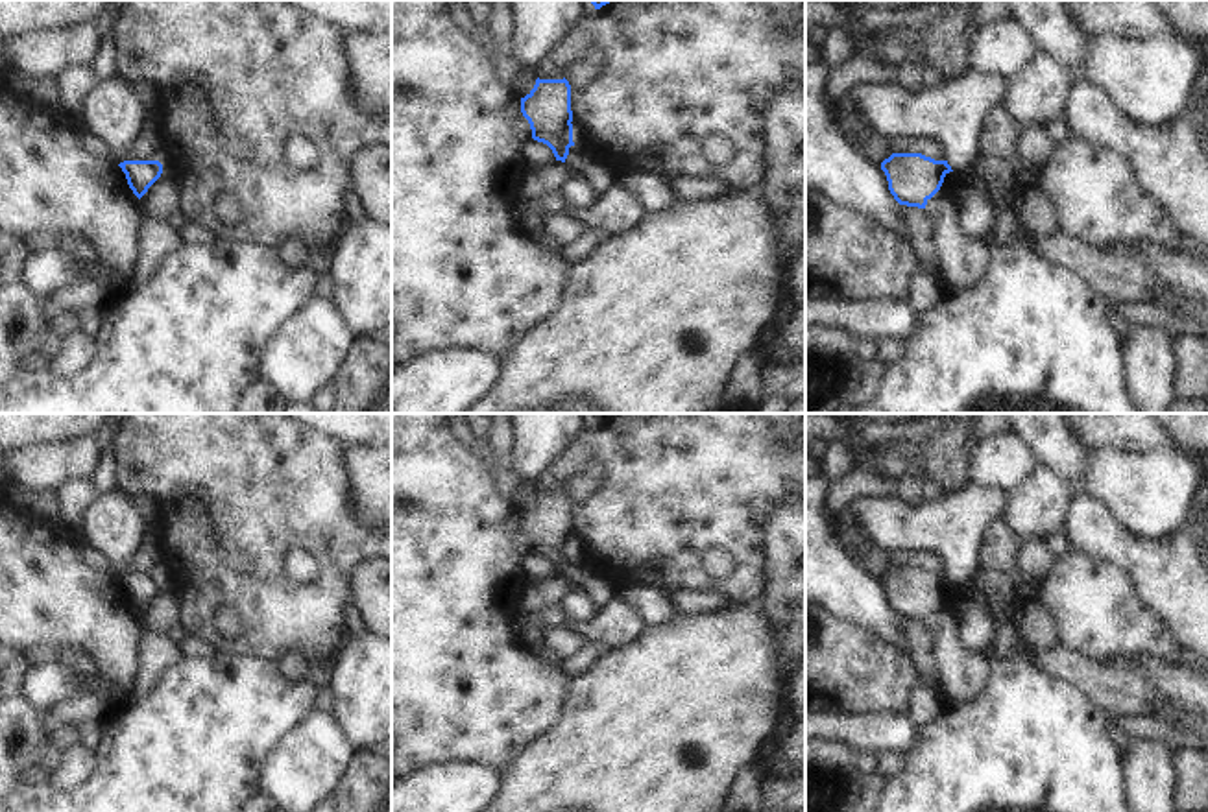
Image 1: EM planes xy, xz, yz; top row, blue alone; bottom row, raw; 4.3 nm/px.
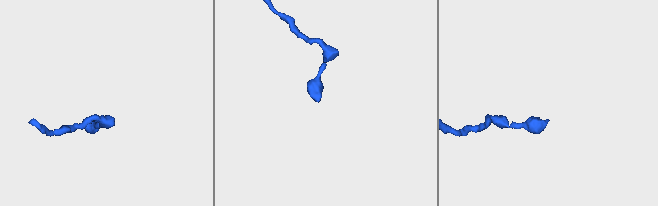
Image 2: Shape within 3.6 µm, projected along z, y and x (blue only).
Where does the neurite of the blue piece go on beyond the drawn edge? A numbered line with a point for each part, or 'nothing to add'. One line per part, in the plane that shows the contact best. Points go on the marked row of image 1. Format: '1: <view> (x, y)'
1: xz (601, 179).

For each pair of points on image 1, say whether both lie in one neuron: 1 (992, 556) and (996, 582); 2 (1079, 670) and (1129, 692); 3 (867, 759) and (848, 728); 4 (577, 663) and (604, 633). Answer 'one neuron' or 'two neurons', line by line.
1: two neurons
2: one neuron
3: two neurons
4: one neuron

